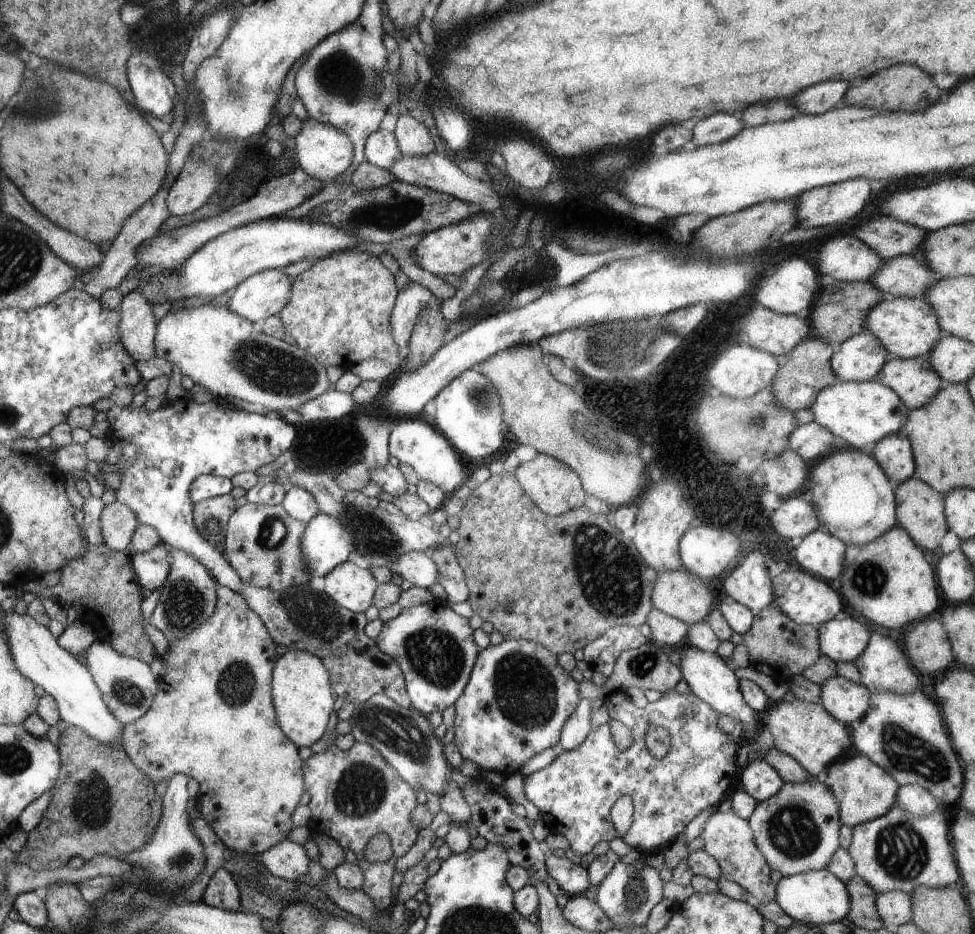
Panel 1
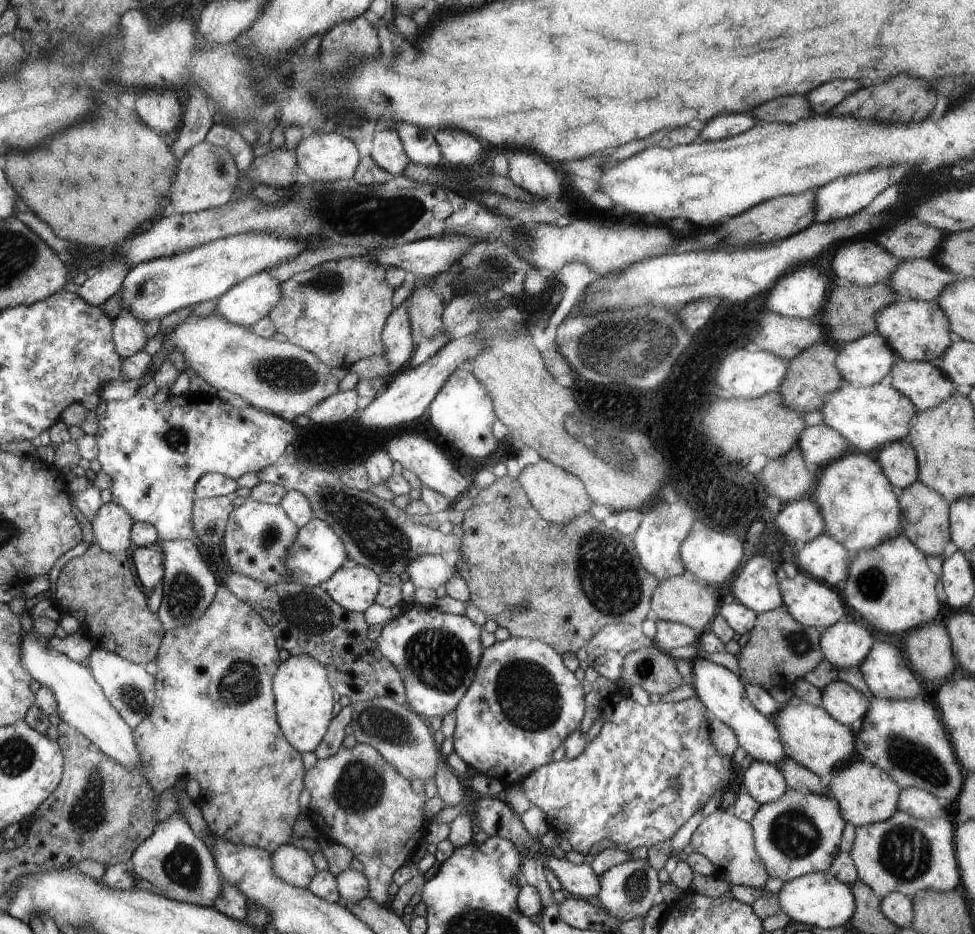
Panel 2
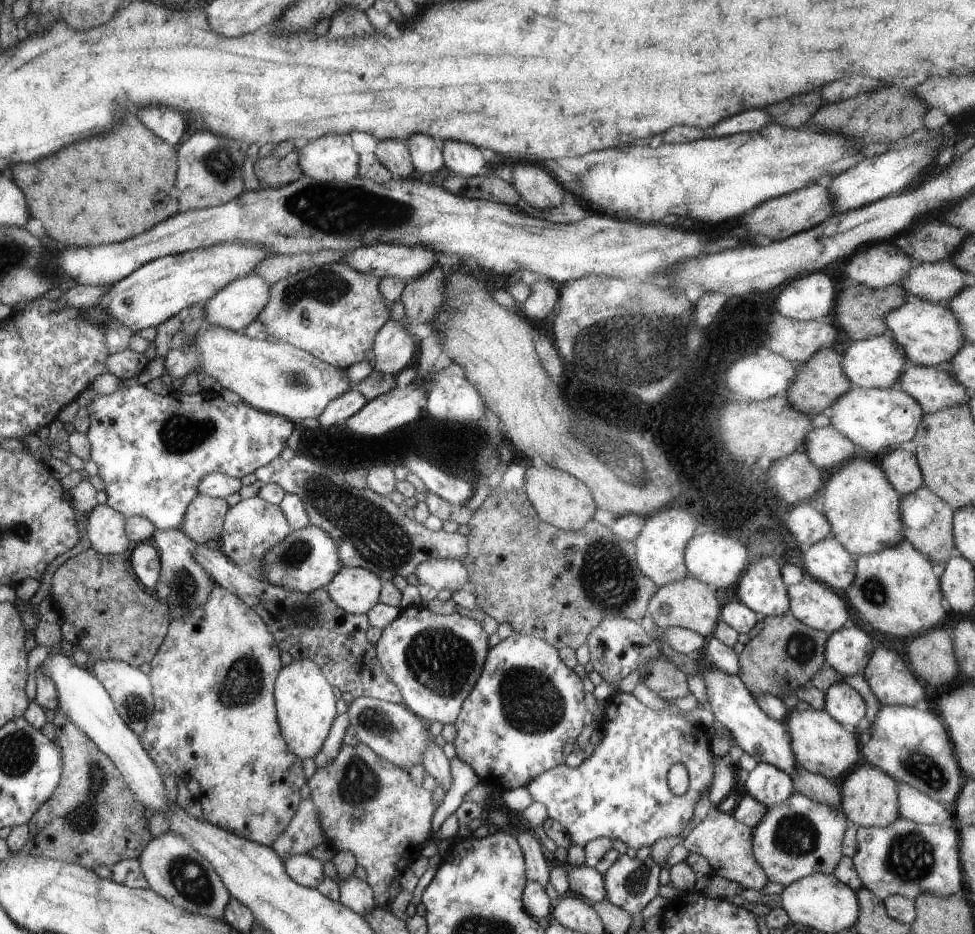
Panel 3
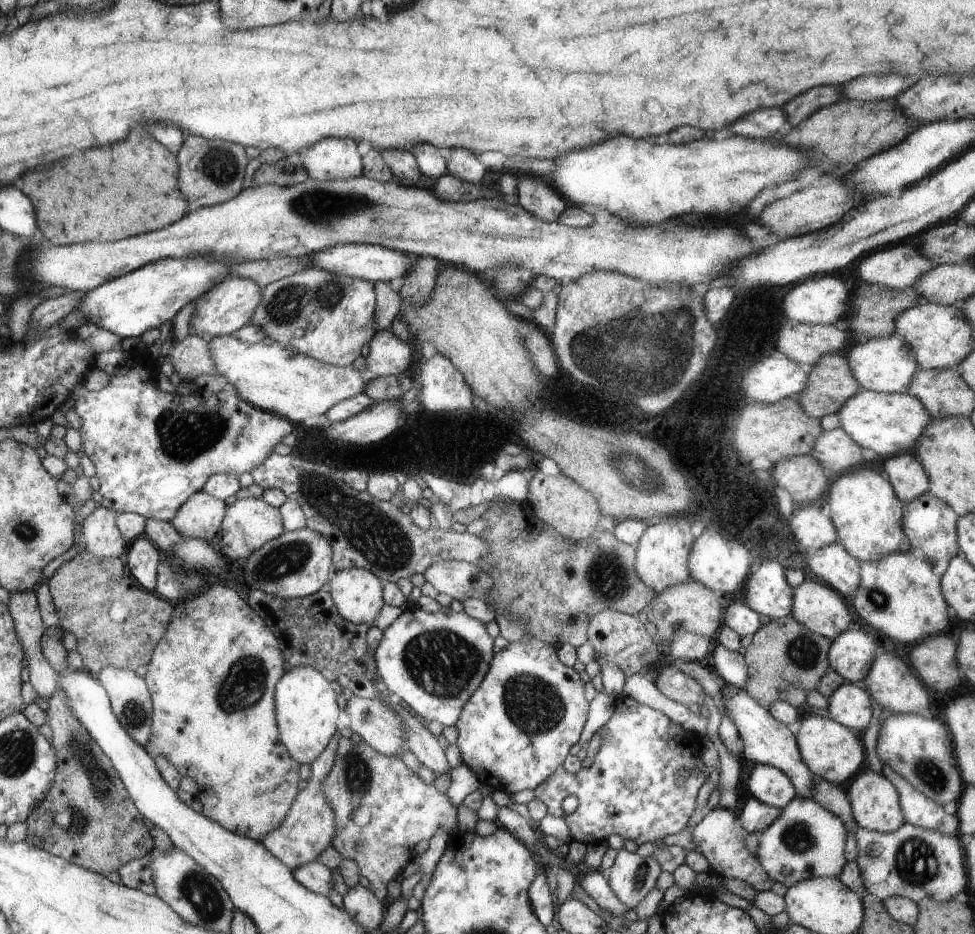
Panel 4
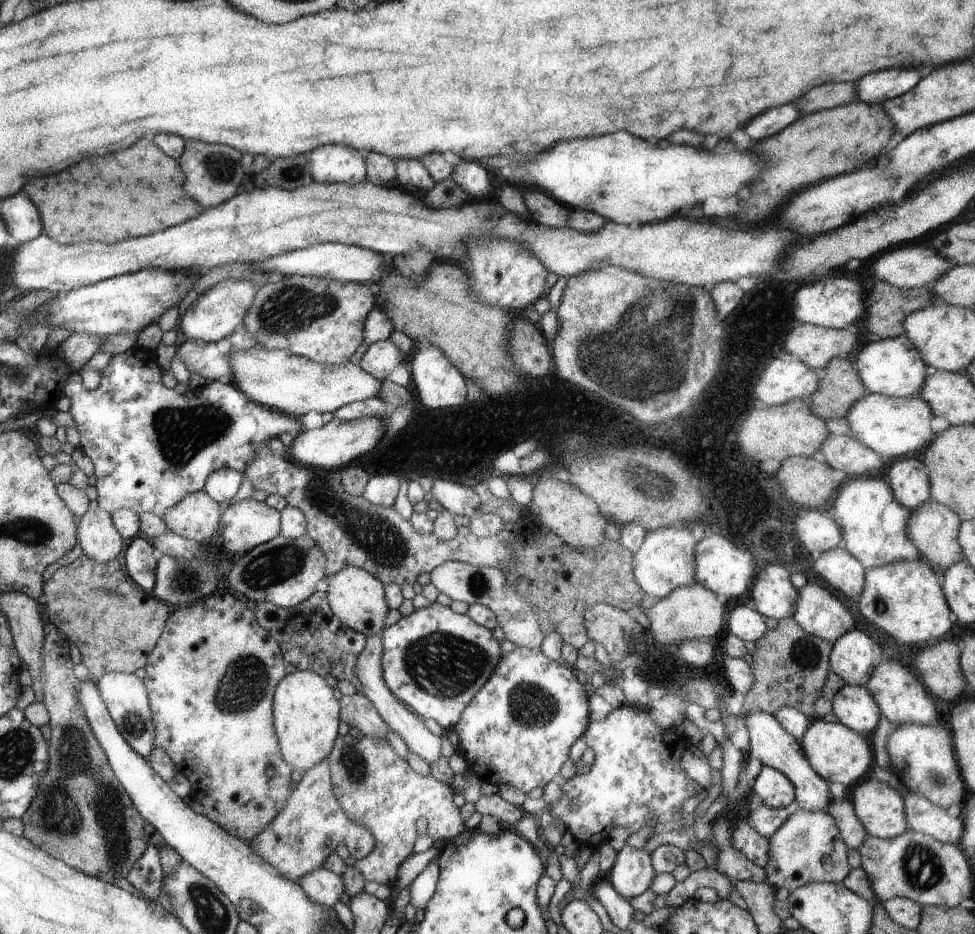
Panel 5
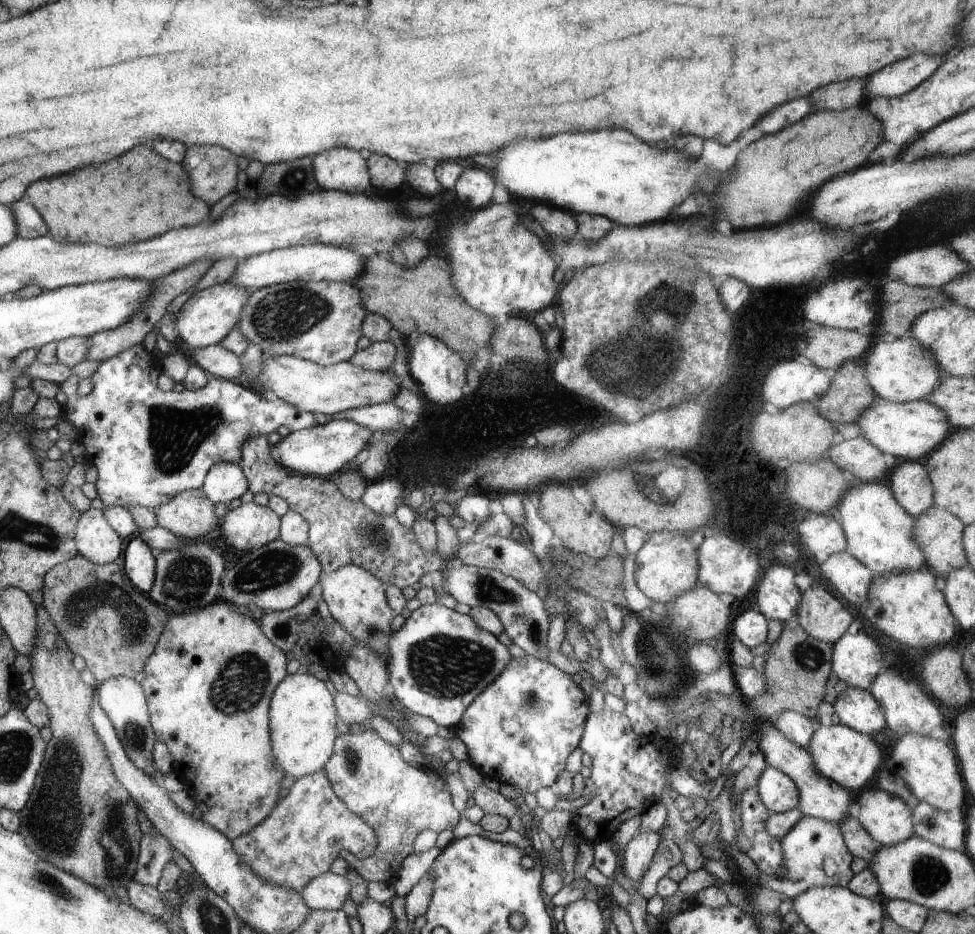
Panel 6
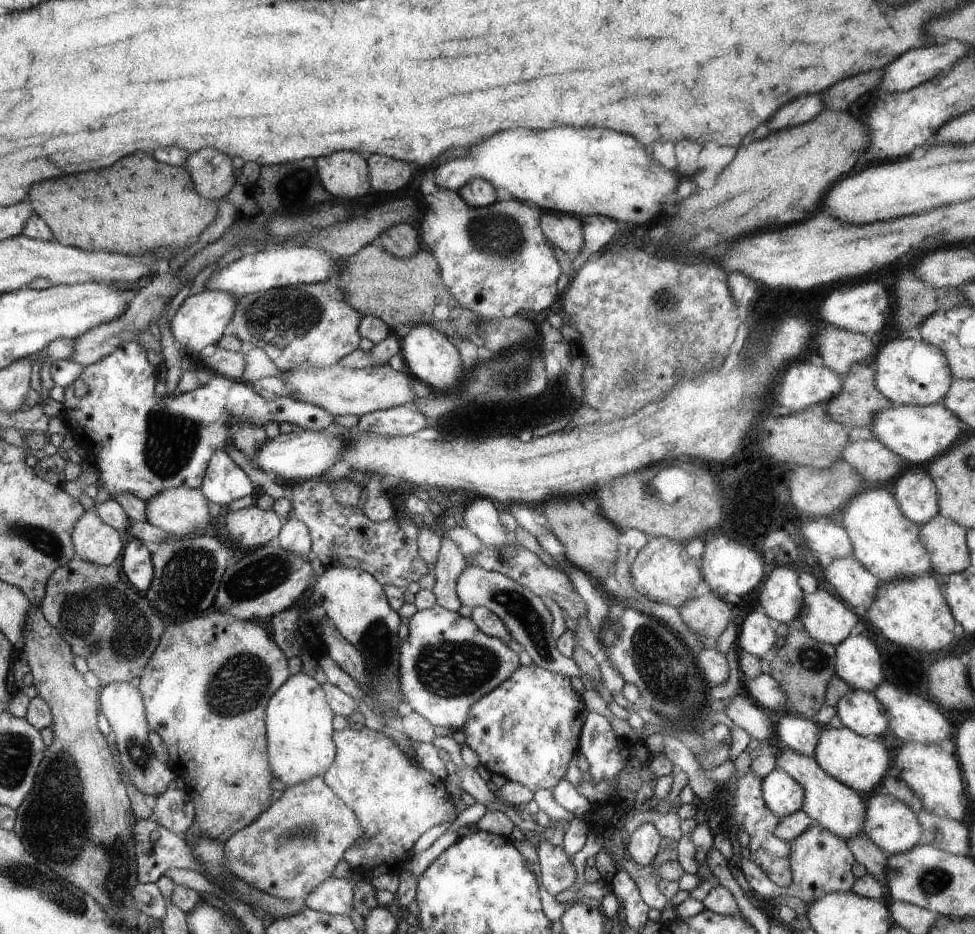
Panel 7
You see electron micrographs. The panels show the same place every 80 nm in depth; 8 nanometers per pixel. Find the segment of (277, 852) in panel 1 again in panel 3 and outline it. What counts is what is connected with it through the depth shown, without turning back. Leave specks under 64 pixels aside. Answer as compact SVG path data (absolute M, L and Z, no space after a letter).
M307 854L285 858L285 869L299 885L316 889L325 878L323 862Z

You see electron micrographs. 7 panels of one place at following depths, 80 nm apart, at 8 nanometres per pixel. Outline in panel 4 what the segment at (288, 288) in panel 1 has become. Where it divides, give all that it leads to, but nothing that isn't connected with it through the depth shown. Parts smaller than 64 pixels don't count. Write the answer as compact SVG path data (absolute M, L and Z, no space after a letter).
M228 276L216 287L212 287L196 302L190 322L190 332L197 334L206 331L210 336L233 335L242 327L252 324L254 311L264 300L264 289L255 280L236 276Z

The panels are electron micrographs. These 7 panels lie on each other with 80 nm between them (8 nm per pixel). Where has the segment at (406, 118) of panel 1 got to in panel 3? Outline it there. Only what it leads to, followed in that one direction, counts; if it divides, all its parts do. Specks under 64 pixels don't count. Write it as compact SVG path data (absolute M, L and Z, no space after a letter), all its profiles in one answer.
M414 134L408 138L407 147L413 159L417 176L424 177L426 173L436 173L445 165L444 153L440 140L432 140L426 134Z

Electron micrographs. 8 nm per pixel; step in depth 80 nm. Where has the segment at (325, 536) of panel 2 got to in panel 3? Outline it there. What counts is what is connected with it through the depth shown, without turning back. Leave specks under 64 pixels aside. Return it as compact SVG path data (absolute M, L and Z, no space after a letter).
M309 524L304 528L293 530L290 536L267 553L263 561L263 575L264 579L272 584L308 594L326 586L342 567L338 542L334 540L334 536L318 525Z

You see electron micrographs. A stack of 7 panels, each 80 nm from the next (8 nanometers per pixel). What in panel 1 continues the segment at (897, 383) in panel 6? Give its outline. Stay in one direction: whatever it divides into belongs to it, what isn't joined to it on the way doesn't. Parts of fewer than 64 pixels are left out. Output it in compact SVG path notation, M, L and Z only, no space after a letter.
M870 330L848 338L834 349L830 366L839 381L876 381L878 372L890 358L886 348Z

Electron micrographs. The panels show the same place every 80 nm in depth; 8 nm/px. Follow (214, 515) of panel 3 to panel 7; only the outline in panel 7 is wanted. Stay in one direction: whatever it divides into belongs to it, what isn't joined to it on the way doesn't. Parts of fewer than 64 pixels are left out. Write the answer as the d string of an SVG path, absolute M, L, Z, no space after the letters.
M171 488L147 502L148 522L165 530L170 537L183 540L210 522L208 500L200 489Z

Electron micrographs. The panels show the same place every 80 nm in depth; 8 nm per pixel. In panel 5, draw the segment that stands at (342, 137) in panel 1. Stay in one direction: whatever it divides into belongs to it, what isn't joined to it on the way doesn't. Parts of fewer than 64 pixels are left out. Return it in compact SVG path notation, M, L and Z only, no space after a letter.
M326 144L308 154L309 171L316 182L356 184L368 179L365 159L346 144Z

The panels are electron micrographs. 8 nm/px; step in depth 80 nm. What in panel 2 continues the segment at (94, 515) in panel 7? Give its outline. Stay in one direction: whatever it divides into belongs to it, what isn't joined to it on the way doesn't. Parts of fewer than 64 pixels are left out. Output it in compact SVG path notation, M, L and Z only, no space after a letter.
M103 504L92 522L94 541L108 553L133 550L132 531L135 521L121 505Z

